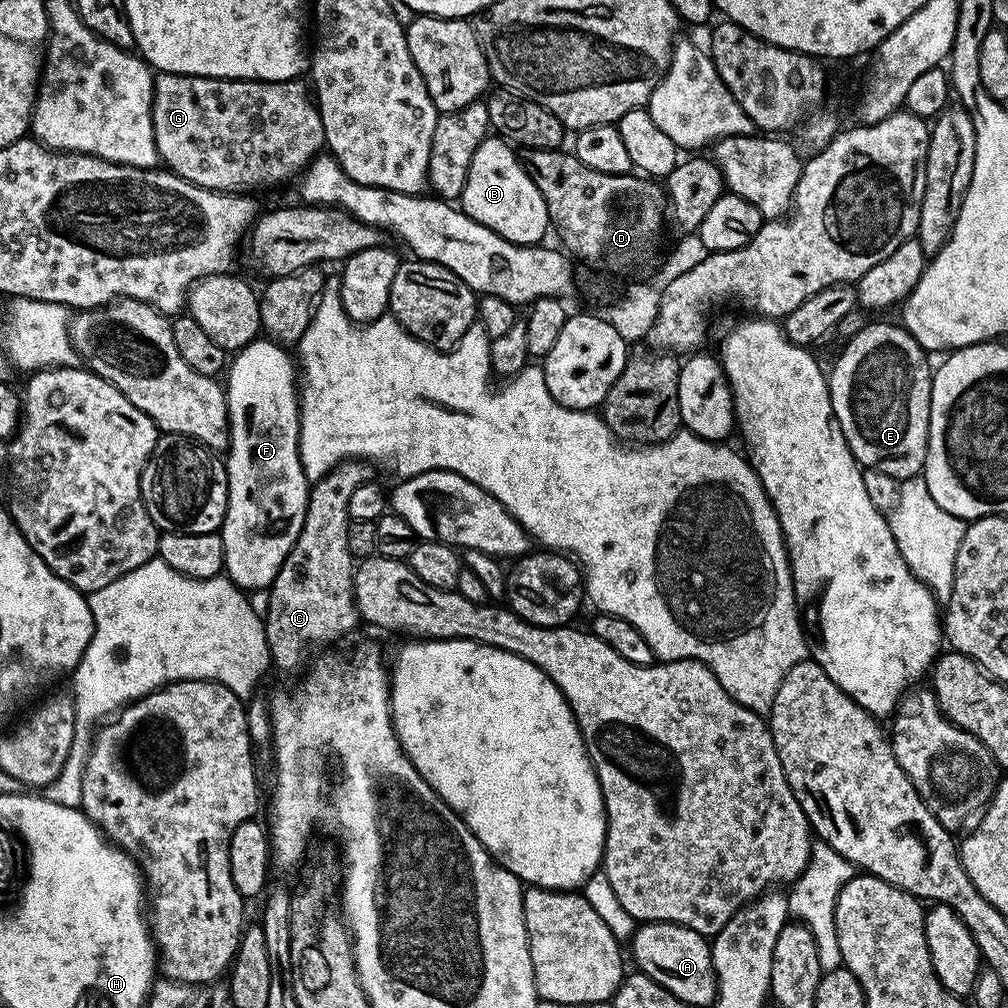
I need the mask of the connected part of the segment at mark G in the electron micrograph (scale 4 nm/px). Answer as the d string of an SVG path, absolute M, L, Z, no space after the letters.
M157 71L154 76L152 93L152 133L156 143L156 155L166 163L167 171L174 172L182 179L196 184L199 188L208 188L212 192L231 192L233 194L252 190L255 184L276 184L279 180L295 181L309 164L321 155L325 147L324 127L320 109L316 107L313 93L303 79L295 80L220 80L217 76L187 76L177 72Z

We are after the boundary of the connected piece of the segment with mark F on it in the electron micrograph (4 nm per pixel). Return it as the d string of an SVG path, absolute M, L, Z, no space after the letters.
M257 338L248 343L244 348L239 349L231 357L230 363L226 368L226 395L228 397L228 446L226 449L226 467L228 469L228 509L224 519L222 535L224 537L224 572L228 579L236 583L237 588L249 590L248 588L261 588L267 590L272 587L274 578L298 534L302 530L302 522L306 518L306 506L308 505L308 490L310 482L302 470L300 461L300 397L298 395L298 368L294 363L287 347L283 344L277 344L271 338Z

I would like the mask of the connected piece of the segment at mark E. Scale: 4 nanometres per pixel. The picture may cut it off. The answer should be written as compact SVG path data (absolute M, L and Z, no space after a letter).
M899 323L896 324L868 324L865 328L860 328L848 340L848 345L840 352L840 357L832 364L832 372L827 373L828 393L832 409L836 415L838 426L848 443L848 449L852 451L852 456L861 469L890 474L895 480L909 480L912 476L919 476L923 473L926 462L926 450L928 449L928 431L930 430L930 394L932 393L932 373L933 365L928 365L929 357L926 355L920 343L912 337L906 329Z

